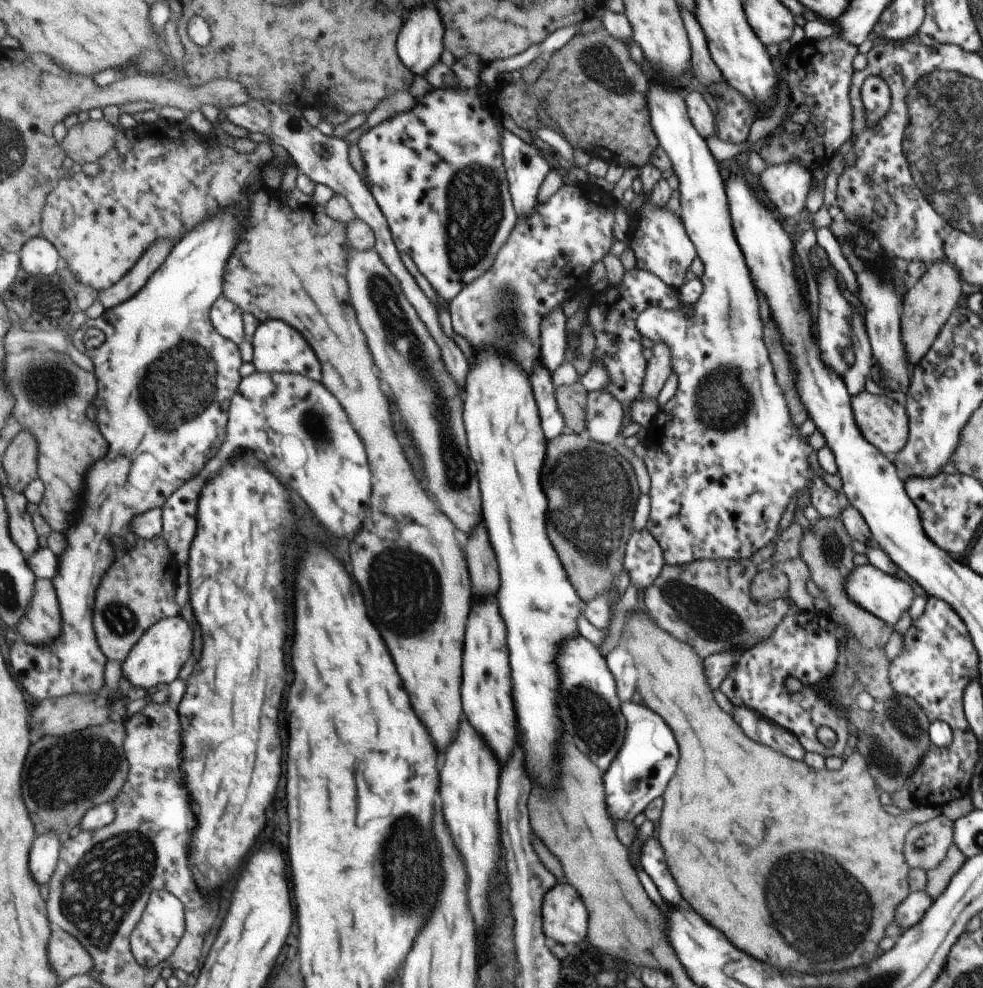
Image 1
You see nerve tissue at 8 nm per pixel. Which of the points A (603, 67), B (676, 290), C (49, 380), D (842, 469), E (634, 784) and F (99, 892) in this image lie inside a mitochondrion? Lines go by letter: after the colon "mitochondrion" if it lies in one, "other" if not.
A: mitochondrion
B: other
C: mitochondrion
D: other
E: mitochondrion
F: mitochondrion

